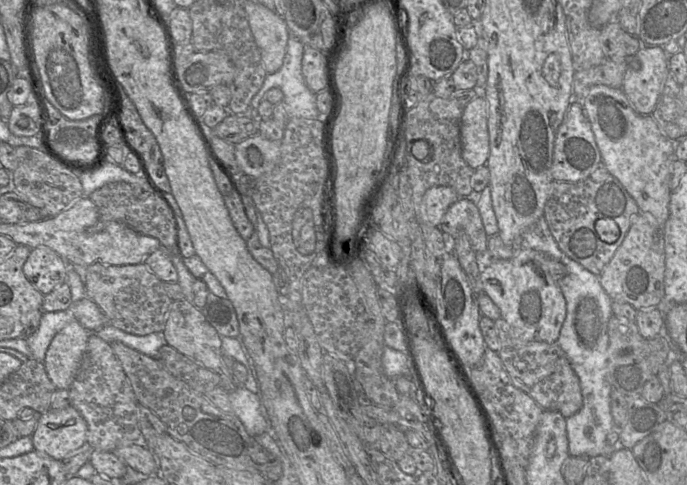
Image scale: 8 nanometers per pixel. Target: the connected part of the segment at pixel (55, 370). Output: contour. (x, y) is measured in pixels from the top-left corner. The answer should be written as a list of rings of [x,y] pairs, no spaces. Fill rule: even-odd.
[[[76,319],[61,329],[51,341],[43,364],[57,389],[69,389],[88,344],[89,331]]]

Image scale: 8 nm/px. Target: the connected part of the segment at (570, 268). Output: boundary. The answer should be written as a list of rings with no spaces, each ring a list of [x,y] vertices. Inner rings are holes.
[[[542,216],[522,234],[522,247],[541,251],[566,267],[566,275],[558,281],[567,305],[567,313],[557,344],[566,354],[574,372],[579,378],[583,405],[574,415],[566,418],[568,449],[573,457],[610,456],[623,445],[610,445],[606,438],[615,426],[611,414],[610,395],[612,385],[609,382],[607,349],[608,321],[612,317],[612,299],[602,288],[599,276],[588,271],[578,262],[569,258],[558,247],[547,222]]]

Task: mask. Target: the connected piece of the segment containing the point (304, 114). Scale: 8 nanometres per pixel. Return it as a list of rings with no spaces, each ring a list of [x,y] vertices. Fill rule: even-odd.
[[[290,35],[281,68],[266,75],[262,87],[252,98],[247,113],[241,115],[257,117],[259,104],[266,92],[271,88],[279,88],[283,92],[282,103],[290,118],[318,119],[316,94],[307,87],[302,75],[303,51],[304,45]]]

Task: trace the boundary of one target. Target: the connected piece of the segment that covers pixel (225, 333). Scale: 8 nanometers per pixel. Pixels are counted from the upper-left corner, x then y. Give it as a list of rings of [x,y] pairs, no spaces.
[[[210,292],[201,311],[221,337],[240,338],[237,314],[228,298]]]

